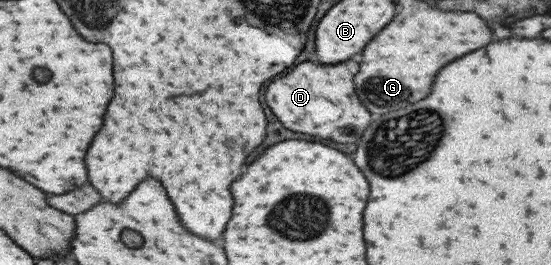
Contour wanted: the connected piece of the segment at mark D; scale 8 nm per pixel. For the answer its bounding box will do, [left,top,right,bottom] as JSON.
[264,61,372,143]

